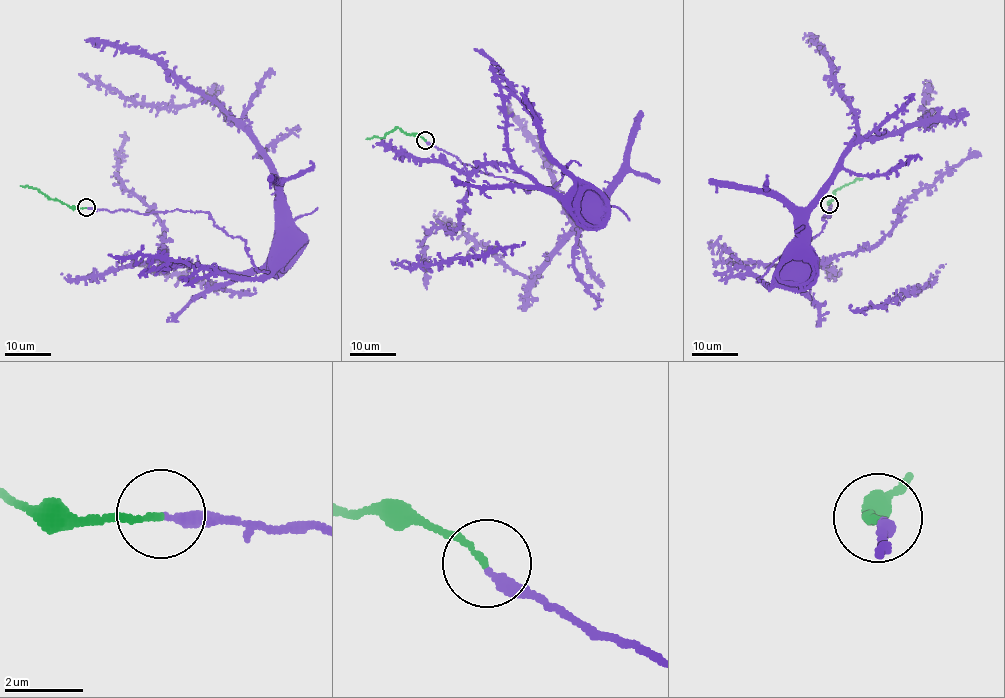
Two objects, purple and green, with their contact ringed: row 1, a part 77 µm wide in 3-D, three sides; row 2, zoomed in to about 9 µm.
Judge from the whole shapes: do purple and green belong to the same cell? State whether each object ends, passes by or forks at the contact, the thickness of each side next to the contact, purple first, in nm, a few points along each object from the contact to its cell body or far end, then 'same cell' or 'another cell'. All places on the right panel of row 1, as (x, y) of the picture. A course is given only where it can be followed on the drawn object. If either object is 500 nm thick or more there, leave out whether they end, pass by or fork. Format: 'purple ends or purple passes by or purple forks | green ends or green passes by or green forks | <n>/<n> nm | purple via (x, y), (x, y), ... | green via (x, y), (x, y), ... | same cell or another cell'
purple ends | green ends | 260/140 nm | purple via (829, 204), (822, 232), (763, 275), (769, 286), (846, 151), (933, 123), (924, 79) | green via (829, 204), (835, 192), (863, 178) | same cell

